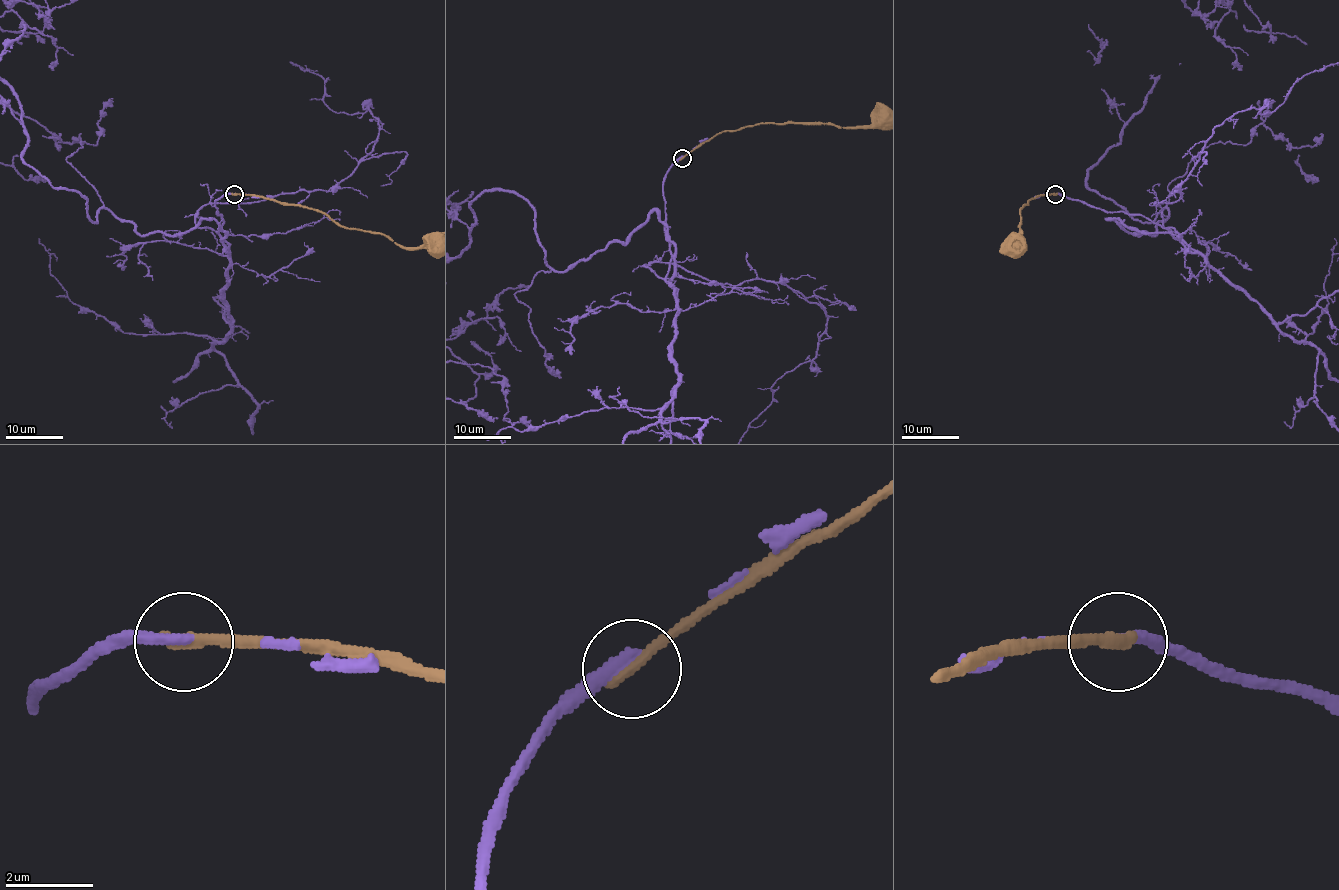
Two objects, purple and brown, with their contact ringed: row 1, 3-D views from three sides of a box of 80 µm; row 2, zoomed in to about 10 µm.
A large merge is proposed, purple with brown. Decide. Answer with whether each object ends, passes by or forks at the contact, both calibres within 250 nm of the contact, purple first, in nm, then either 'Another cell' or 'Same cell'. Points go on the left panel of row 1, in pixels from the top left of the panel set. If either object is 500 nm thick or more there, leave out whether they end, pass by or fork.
At the ring purple ends. At the ring brown ends. Thickness 320 nm (purple) against 320 nm. Another cell

